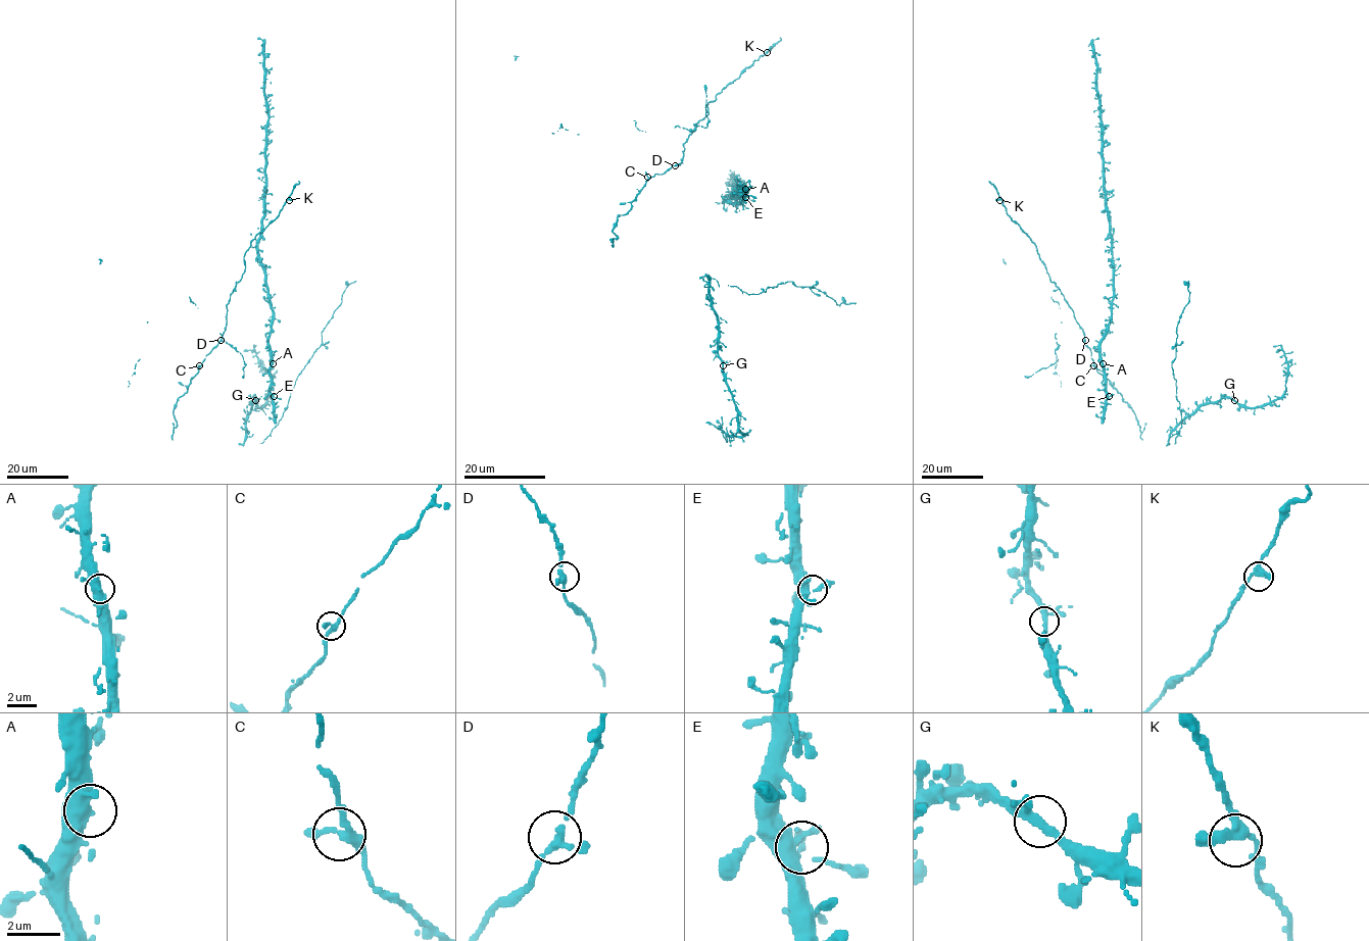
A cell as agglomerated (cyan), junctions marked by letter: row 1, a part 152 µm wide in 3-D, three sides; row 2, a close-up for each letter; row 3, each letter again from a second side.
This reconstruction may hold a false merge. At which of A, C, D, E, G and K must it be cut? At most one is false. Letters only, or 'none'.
none

